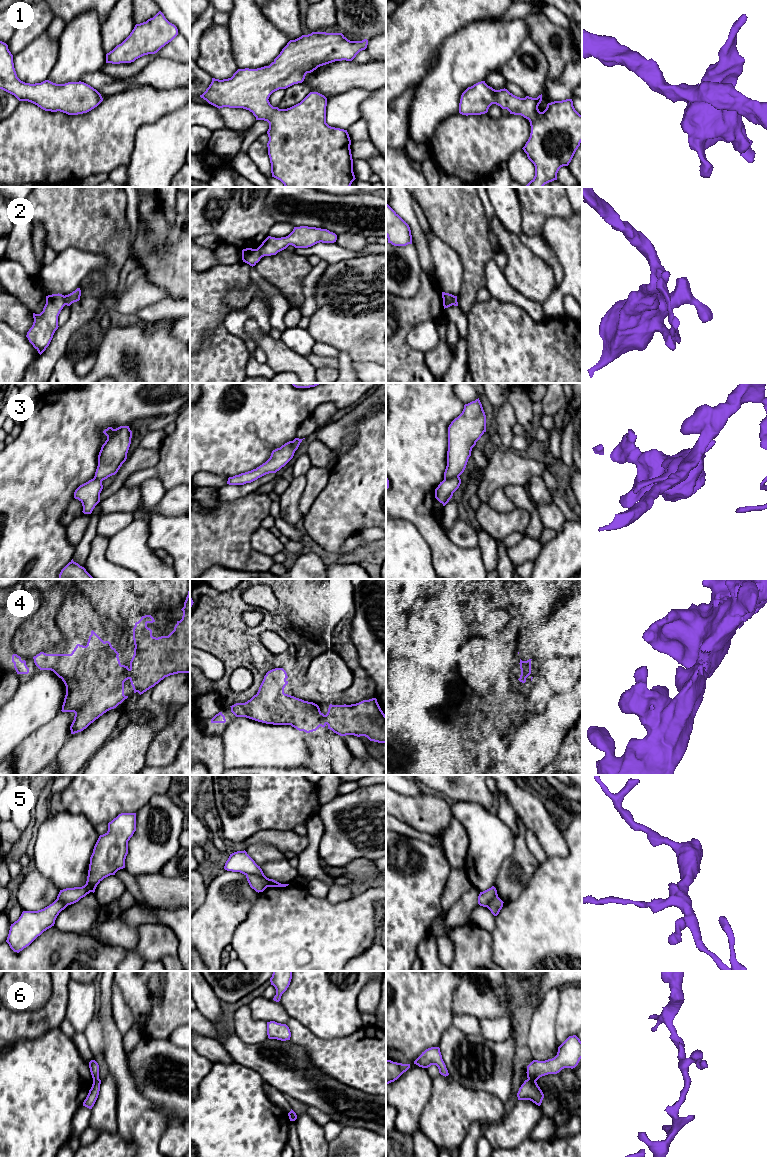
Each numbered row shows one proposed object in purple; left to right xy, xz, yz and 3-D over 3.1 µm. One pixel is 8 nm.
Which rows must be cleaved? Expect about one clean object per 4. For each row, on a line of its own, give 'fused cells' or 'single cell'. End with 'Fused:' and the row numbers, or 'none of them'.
1: single cell
2: fused cells
3: fused cells
4: single cell
5: fused cells
6: fused cells
Fused: 2, 3, 5, 6

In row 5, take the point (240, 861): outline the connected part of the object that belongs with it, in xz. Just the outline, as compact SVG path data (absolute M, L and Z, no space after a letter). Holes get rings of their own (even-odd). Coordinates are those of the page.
M237 851L230 854L225 863L224 869L232 872L240 872L244 875L256 875L267 880L267 887L286 887L289 884L281 884L273 879L267 878L260 866L244 851Z

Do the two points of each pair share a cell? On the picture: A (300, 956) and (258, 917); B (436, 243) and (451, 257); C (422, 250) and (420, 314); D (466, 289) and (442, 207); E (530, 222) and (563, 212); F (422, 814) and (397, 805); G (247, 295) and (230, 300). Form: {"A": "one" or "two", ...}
{"A": "one", "B": "one", "C": "two", "D": "one", "E": "one", "F": "one", "G": "one"}

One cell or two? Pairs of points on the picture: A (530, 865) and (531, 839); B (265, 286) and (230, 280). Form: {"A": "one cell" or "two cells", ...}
{"A": "two cells", "B": "two cells"}

